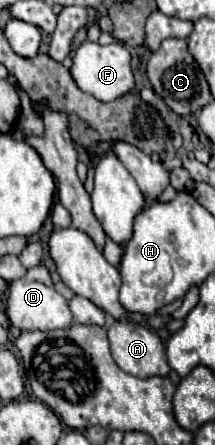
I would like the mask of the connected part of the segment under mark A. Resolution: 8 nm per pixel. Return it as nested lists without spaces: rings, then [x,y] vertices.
[[[118,320],[108,330],[110,350],[116,364],[134,376],[168,376],[170,366],[162,340],[148,328]]]

